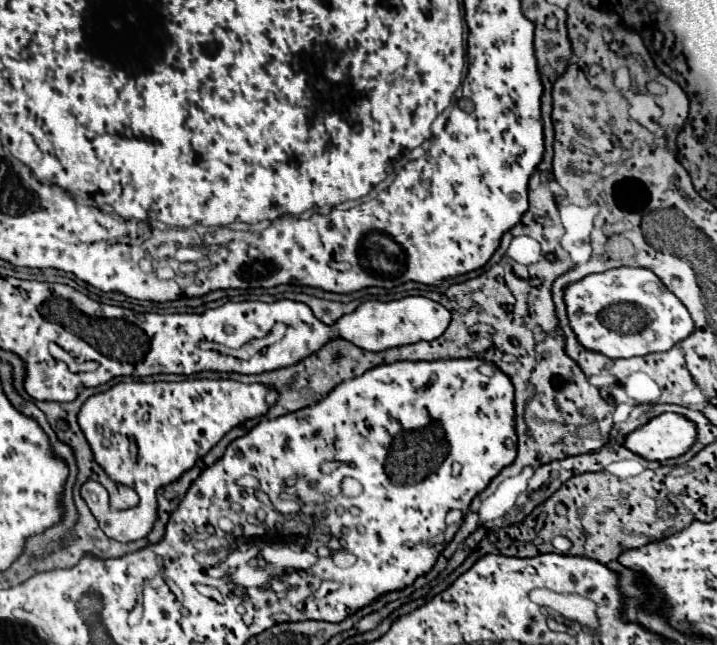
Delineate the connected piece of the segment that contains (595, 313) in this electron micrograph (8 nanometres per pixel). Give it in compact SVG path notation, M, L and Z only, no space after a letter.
M622 266L622 268L606 270L602 274L590 274L578 284L570 284L564 292L564 298L568 308L568 320L572 330L578 336L578 342L584 348L602 352L608 358L634 358L634 356L646 356L652 352L666 352L694 332L694 320L688 308L648 268Z

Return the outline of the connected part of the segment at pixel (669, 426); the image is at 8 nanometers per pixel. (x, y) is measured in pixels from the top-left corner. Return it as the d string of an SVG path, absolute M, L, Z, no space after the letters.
M666 412L626 436L626 448L646 460L670 460L686 454L696 442L696 424L682 414Z

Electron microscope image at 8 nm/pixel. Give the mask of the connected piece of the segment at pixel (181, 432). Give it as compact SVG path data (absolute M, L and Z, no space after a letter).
M182 380L182 382L152 382L152 384L146 384L146 382L118 382L118 384L112 386L110 390L90 396L90 398L84 402L84 406L80 408L80 412L78 412L78 424L80 424L80 428L82 428L82 432L84 432L86 440L88 440L88 444L90 444L90 448L92 448L94 460L96 460L96 464L102 466L102 470L108 474L110 480L114 480L114 482L118 482L118 484L124 484L124 486L132 486L132 488L138 492L140 498L138 506L134 507L131 513L128 513L128 510L110 510L106 488L104 488L100 482L96 482L96 480L86 480L86 482L82 484L82 488L80 488L80 496L86 500L88 508L90 508L92 514L98 518L100 528L104 530L104 534L106 534L108 538L118 540L118 542L130 542L130 540L144 538L144 536L150 532L150 528L152 528L152 524L154 524L158 516L156 490L158 490L160 486L166 486L166 484L178 480L186 470L190 470L190 468L196 464L196 460L200 460L200 458L202 458L226 432L230 432L234 426L238 426L240 422L246 422L246 420L264 416L264 414L270 410L270 404L268 404L268 400L266 400L266 396L268 396L270 392L274 392L274 388L272 388L272 386L266 386L266 384L242 384L242 382L236 382L236 380Z

